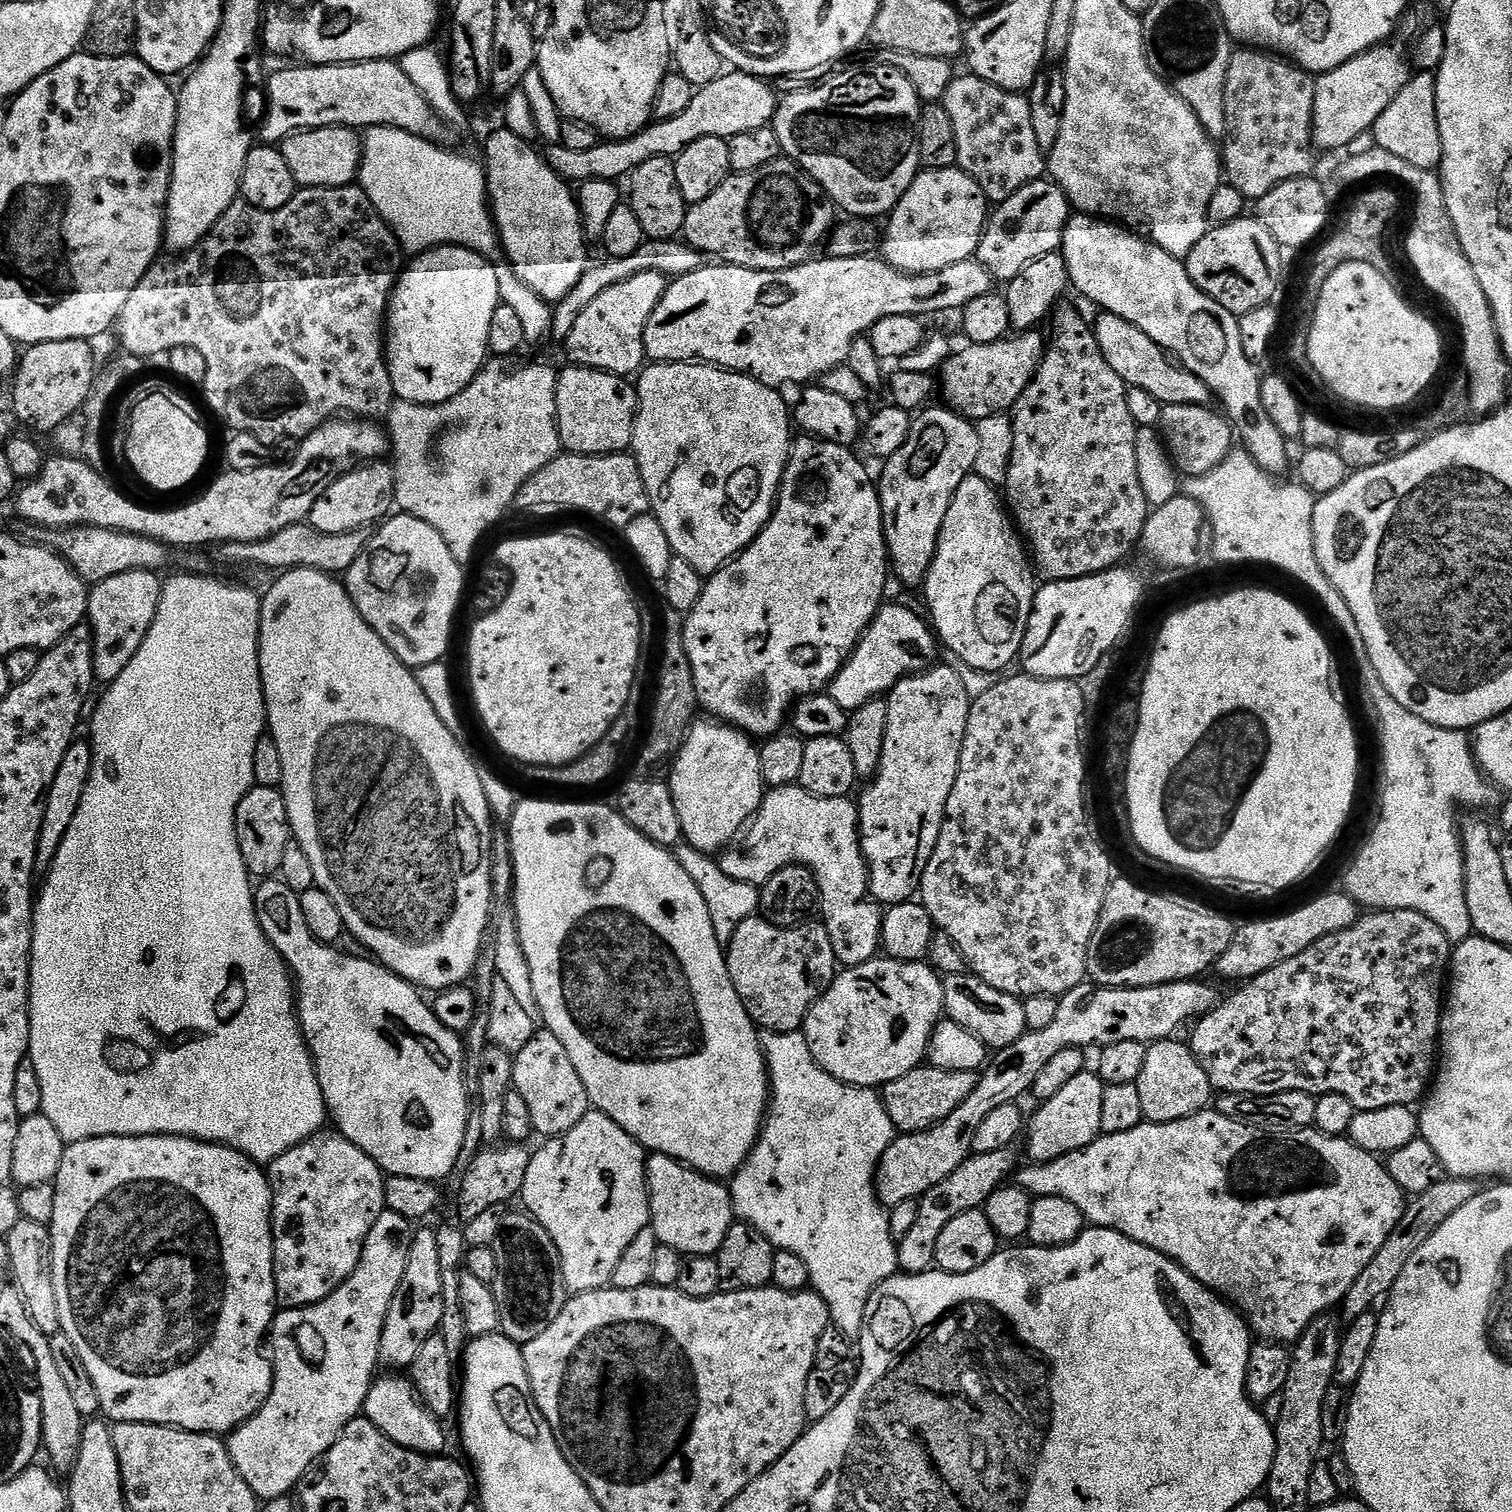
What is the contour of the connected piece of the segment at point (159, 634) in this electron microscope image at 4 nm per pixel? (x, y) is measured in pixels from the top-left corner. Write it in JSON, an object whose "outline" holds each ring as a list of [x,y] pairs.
{"outline":[[[191,574],[191,575],[192,575],[192,576],[176,576],[176,577],[174,577],[174,578],[173,578],[173,580],[167,580],[167,579],[165,579],[165,580],[164,580],[164,581],[163,581],[163,584],[162,584],[162,587],[161,587],[161,590],[160,590],[160,601],[159,601],[159,602],[158,602],[158,614],[157,614],[157,615],[156,615],[156,617],[155,617],[155,618],[154,618],[154,622],[153,622],[153,623],[152,623],[152,625],[151,625],[151,626],[150,626],[150,630],[149,630],[149,631],[148,631],[148,633],[147,633],[147,634],[146,634],[146,638],[145,638],[145,639],[144,639],[144,641],[143,641],[143,642],[142,642],[142,646],[141,646],[141,647],[140,647],[140,649],[139,649],[139,650],[138,650],[138,654],[134,654],[134,658],[133,658],[133,659],[132,659],[132,661],[131,661],[131,662],[130,662],[130,666],[126,666],[126,670],[122,670],[122,674],[118,674],[118,678],[117,678],[117,679],[116,679],[116,680],[115,680],[115,682],[113,682],[113,683],[112,683],[112,684],[110,684],[110,685],[107,685],[107,687],[105,687],[105,688],[104,688],[104,689],[103,689],[103,691],[104,691],[104,697],[102,697],[102,698],[101,698],[101,700],[100,700],[100,701],[98,701],[98,702],[97,702],[97,704],[96,704],[96,713],[94,713],[94,714],[93,714],[93,716],[92,716],[92,736],[91,736],[91,735],[90,735],[90,743],[91,743],[91,746],[92,746],[92,769],[91,769],[91,770],[90,770],[90,778],[89,778],[89,779],[88,779],[88,781],[87,781],[87,782],[86,782],[86,794],[82,794],[82,803],[80,803],[80,805],[79,805],[79,806],[78,806],[78,814],[74,814],[74,822],[70,822],[70,830],[66,830],[66,838],[62,838],[62,846],[58,846],[58,854],[57,854],[57,855],[56,855],[56,857],[55,857],[55,858],[54,858],[54,862],[53,862],[53,863],[52,863],[52,864],[51,864],[51,866],[50,866],[50,867],[49,867],[49,868],[48,868],[48,869],[47,869],[47,872],[48,872],[48,877],[46,877],[46,878],[45,878],[45,880],[44,880],[44,889],[42,889],[42,890],[41,890],[41,892],[40,892],[40,889],[39,889],[39,892],[38,892],[38,895],[37,895],[37,896],[36,896],[36,897],[35,897],[35,900],[34,900],[34,911],[33,911],[33,913],[32,913],[32,969],[31,969],[31,970],[30,970],[30,978],[29,978],[29,979],[28,979],[28,1017],[29,1017],[29,1018],[30,1018],[30,1042],[29,1042],[29,1043],[28,1043],[28,1056],[29,1056],[29,1057],[30,1057],[30,1059],[31,1059],[31,1062],[32,1062],[32,1065],[33,1065],[33,1066],[34,1066],[34,1070],[38,1070],[38,1082],[42,1082],[42,1106],[43,1106],[43,1107],[44,1107],[44,1110],[43,1110],[43,1113],[42,1113],[42,1114],[43,1114],[43,1115],[44,1115],[44,1116],[45,1116],[45,1117],[46,1117],[46,1118],[50,1118],[50,1122],[54,1122],[54,1127],[55,1127],[55,1128],[56,1128],[56,1129],[57,1129],[57,1130],[58,1130],[58,1134],[62,1134],[62,1138],[63,1138],[63,1139],[64,1139],[64,1140],[65,1140],[65,1142],[67,1142],[67,1143],[68,1143],[68,1144],[73,1144],[73,1143],[74,1143],[74,1142],[78,1142],[78,1141],[79,1141],[79,1140],[89,1140],[89,1139],[90,1139],[90,1138],[98,1138],[98,1137],[99,1137],[99,1136],[185,1136],[185,1137],[186,1137],[186,1138],[190,1138],[190,1139],[191,1139],[191,1140],[205,1140],[205,1141],[206,1141],[206,1142],[210,1142],[210,1143],[211,1143],[211,1144],[223,1144],[223,1145],[224,1145],[224,1147],[225,1147],[225,1148],[233,1148],[233,1149],[234,1149],[234,1150],[238,1150],[238,1151],[239,1151],[239,1152],[244,1152],[244,1153],[246,1153],[246,1155],[247,1155],[247,1156],[249,1156],[249,1158],[251,1158],[251,1159],[252,1159],[252,1160],[254,1160],[254,1161],[256,1161],[256,1163],[257,1163],[257,1164],[259,1164],[259,1165],[261,1165],[261,1166],[267,1166],[267,1165],[269,1165],[269,1164],[271,1164],[271,1163],[272,1163],[272,1161],[273,1161],[273,1160],[277,1160],[277,1158],[279,1158],[279,1156],[281,1156],[281,1155],[282,1155],[282,1154],[286,1154],[286,1150],[290,1150],[290,1149],[291,1149],[291,1148],[293,1148],[293,1147],[294,1147],[294,1146],[298,1146],[298,1145],[299,1145],[299,1144],[300,1144],[300,1143],[301,1143],[301,1142],[302,1142],[302,1141],[303,1141],[303,1140],[309,1140],[309,1138],[310,1138],[310,1137],[311,1137],[311,1136],[313,1136],[313,1134],[315,1134],[315,1132],[319,1132],[319,1131],[321,1131],[321,1129],[323,1129],[323,1128],[324,1128],[324,1127],[325,1127],[325,1124],[326,1124],[326,1109],[325,1109],[325,1106],[324,1106],[324,1095],[323,1095],[323,1094],[322,1094],[322,1086],[318,1086],[318,1078],[317,1078],[317,1077],[316,1077],[316,1068],[315,1068],[315,1066],[314,1066],[314,1065],[313,1065],[313,1064],[312,1064],[312,1056],[311,1056],[311,1054],[310,1054],[310,1053],[308,1053],[308,1044],[307,1044],[307,1043],[306,1043],[306,1042],[305,1042],[305,1041],[304,1041],[304,1032],[303,1032],[303,1031],[302,1031],[302,1029],[301,1029],[301,1028],[300,1028],[300,1018],[299,1018],[299,1016],[297,1016],[297,1015],[296,1015],[296,994],[295,994],[295,991],[294,991],[294,977],[293,977],[293,975],[292,975],[292,973],[291,973],[291,972],[289,972],[289,970],[288,970],[288,965],[287,965],[287,964],[285,964],[285,962],[284,962],[284,959],[282,959],[282,958],[281,958],[281,957],[280,957],[280,955],[279,955],[279,954],[278,954],[278,950],[274,950],[274,946],[273,946],[273,945],[272,945],[272,943],[271,943],[271,942],[269,942],[269,941],[268,941],[268,939],[267,939],[267,938],[266,938],[266,934],[265,934],[265,933],[264,933],[264,931],[263,931],[263,930],[262,930],[262,929],[260,929],[260,923],[259,923],[259,922],[258,922],[258,914],[257,914],[257,913],[256,913],[256,897],[255,897],[255,895],[254,895],[254,884],[253,884],[253,881],[252,881],[252,880],[251,880],[251,879],[250,879],[250,877],[249,877],[249,875],[248,875],[248,868],[247,868],[247,866],[245,866],[245,864],[244,864],[244,863],[243,863],[243,862],[242,862],[242,850],[238,850],[238,834],[237,834],[237,833],[236,833],[236,811],[237,811],[237,810],[238,810],[238,802],[242,802],[242,798],[243,798],[243,797],[244,797],[244,796],[245,796],[245,794],[246,794],[246,793],[247,793],[247,792],[249,792],[249,791],[250,791],[250,789],[252,789],[252,788],[253,788],[253,786],[254,786],[254,785],[255,785],[255,783],[256,783],[256,779],[255,779],[255,778],[254,778],[254,750],[255,750],[255,749],[256,749],[256,748],[257,748],[257,746],[258,746],[258,742],[259,742],[259,741],[260,741],[260,739],[261,739],[261,738],[262,738],[262,737],[264,737],[264,735],[266,735],[266,725],[267,725],[267,723],[268,723],[268,711],[267,711],[267,710],[266,710],[266,706],[265,706],[265,705],[264,705],[264,687],[263,687],[263,686],[262,686],[262,678],[261,678],[261,677],[260,677],[260,602],[261,602],[261,597],[260,597],[260,596],[259,596],[259,595],[257,595],[257,596],[255,596],[255,594],[254,594],[254,593],[252,593],[252,592],[251,592],[251,590],[250,590],[250,589],[248,589],[248,588],[239,588],[239,586],[238,586],[238,585],[236,585],[236,584],[223,584],[223,582],[222,582],[222,581],[220,581],[220,580],[211,580],[211,578],[210,578],[210,577],[211,577],[211,575],[208,575],[208,574]]]}

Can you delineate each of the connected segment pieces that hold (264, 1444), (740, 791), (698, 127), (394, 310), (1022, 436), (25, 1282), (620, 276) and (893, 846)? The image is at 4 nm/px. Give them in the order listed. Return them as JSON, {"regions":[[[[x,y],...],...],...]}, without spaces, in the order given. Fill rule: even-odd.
{"regions":[[[[385,1210],[366,1238],[362,1258],[358,1266],[354,1266],[354,1274],[350,1274],[350,1278],[346,1278],[334,1294],[305,1308],[277,1311],[270,1329],[272,1389],[263,1406],[226,1440],[228,1453],[238,1474],[242,1474],[257,1501],[267,1502],[288,1496],[291,1488],[293,1491],[309,1475],[308,1467],[328,1453],[338,1434],[342,1434],[349,1422],[363,1413],[368,1392],[377,1375],[376,1368],[380,1364],[380,1343],[382,1330],[386,1326],[386,1314],[390,1310],[390,1302],[394,1302],[394,1294],[398,1294],[398,1282],[402,1282],[402,1274],[406,1274],[413,1235],[413,1221],[402,1218],[402,1214]]],[[[700,718],[693,723],[670,765],[671,772],[670,787],[674,794],[674,807],[678,809],[678,818],[682,822],[683,839],[704,853],[716,854],[729,847],[745,831],[764,800],[766,785],[762,778],[760,749],[753,737],[712,718]]],[[[728,70],[706,87],[696,89],[690,106],[682,114],[674,114],[674,118],[649,123],[647,128],[625,140],[597,142],[590,150],[566,150],[564,144],[552,142],[547,145],[546,159],[554,174],[576,186],[585,180],[620,182],[623,176],[631,177],[642,162],[650,162],[650,158],[680,156],[698,138],[727,140],[734,134],[746,134],[746,130],[769,127],[775,121],[777,103],[778,93],[767,79],[752,76],[748,70]]],[[[455,244],[421,252],[413,260],[416,261],[409,268],[407,265],[401,271],[396,287],[392,289],[392,298],[388,301],[388,373],[392,379],[392,391],[399,399],[408,400],[411,404],[442,406],[467,388],[489,359],[490,318],[494,318],[494,310],[502,302],[498,274],[485,257],[469,248],[458,248]]],[[[1069,302],[1056,305],[1050,324],[1056,327],[1056,337],[1051,337],[1044,353],[1044,360],[1036,371],[1036,377],[1022,390],[1022,398],[1012,407],[1010,413],[1014,426],[1014,450],[1010,454],[1008,477],[1003,487],[1006,492],[1006,507],[1023,539],[1026,541],[1027,551],[1030,553],[1031,563],[1038,573],[1039,579],[1044,582],[1053,580],[1077,580],[1093,576],[1099,572],[1108,572],[1111,568],[1123,565],[1124,560],[1140,542],[1140,535],[1148,521],[1150,506],[1146,502],[1146,494],[1142,491],[1142,481],[1138,479],[1138,458],[1134,455],[1136,433],[1138,431],[1134,418],[1130,418],[1130,409],[1126,407],[1126,387],[1122,378],[1114,372],[1113,367],[1103,357],[1099,349],[1098,338],[1093,332],[1093,325],[1084,321],[1084,316]]],[[[20,1219],[6,1238],[10,1246],[10,1263],[14,1265],[14,1278],[24,1299],[24,1309],[29,1318],[49,1338],[60,1331],[58,1294],[54,1294],[52,1273],[52,1229],[49,1225]]],[[[679,239],[648,240],[638,251],[630,254],[630,258],[604,258],[601,264],[593,263],[584,271],[582,278],[578,278],[574,290],[570,290],[570,294],[566,294],[566,298],[562,298],[559,304],[555,305],[552,314],[551,339],[567,341],[570,330],[574,330],[574,322],[578,322],[578,314],[582,314],[582,310],[586,310],[586,306],[590,306],[590,302],[594,302],[598,294],[602,294],[602,290],[610,290],[610,286],[618,286],[618,282],[626,282],[626,278],[634,278],[634,274],[661,272],[663,276],[675,278],[703,268],[705,264],[705,257],[701,253]]],[[[933,666],[923,672],[899,680],[886,699],[890,718],[886,718],[886,738],[882,746],[882,762],[868,789],[858,796],[860,810],[860,849],[868,864],[868,891],[881,906],[909,903],[919,893],[926,862],[934,854],[938,834],[942,830],[946,802],[958,774],[962,742],[966,738],[966,718],[970,718],[973,700],[962,686],[962,678],[951,666]]]]}

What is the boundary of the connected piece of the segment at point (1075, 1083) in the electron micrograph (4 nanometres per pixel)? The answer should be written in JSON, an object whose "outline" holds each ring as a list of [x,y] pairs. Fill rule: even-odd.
{"outline":[[[1085,1070],[1078,1074],[1054,1098],[1043,1101],[1026,1124],[1026,1140],[1028,1136],[1028,1160],[1037,1164],[1045,1164],[1054,1158],[1062,1158],[1066,1154],[1074,1154],[1086,1146],[1090,1146],[1102,1134],[1102,1094],[1105,1083],[1095,1071]]]}

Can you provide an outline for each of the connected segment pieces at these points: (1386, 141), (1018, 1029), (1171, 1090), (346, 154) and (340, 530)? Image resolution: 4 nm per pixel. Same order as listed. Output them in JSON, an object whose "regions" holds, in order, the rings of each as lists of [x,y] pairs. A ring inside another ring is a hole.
{"regions":[[[[1417,71],[1411,80],[1402,86],[1402,94],[1382,110],[1382,118],[1373,126],[1371,139],[1374,138],[1375,147],[1386,150],[1396,157],[1402,158],[1402,162],[1410,162],[1410,166],[1418,166],[1422,170],[1439,169],[1444,160],[1444,151],[1442,150],[1442,134],[1438,130],[1438,98],[1436,97],[1436,78],[1431,71]]],[[[956,975],[943,977],[944,1011],[947,1019],[958,1022],[958,1026],[970,1030],[970,1034],[982,1038],[982,1042],[992,1050],[1010,1046],[1010,1042],[1018,1042],[1018,1038],[1022,1038],[1022,1034],[1028,1031],[1026,1010],[1021,997],[1002,994],[1002,990],[994,990],[994,986],[982,982],[982,978],[977,976]]],[[[1180,1038],[1157,1040],[1148,1045],[1146,1062],[1136,1085],[1142,1101],[1142,1114],[1150,1124],[1169,1124],[1190,1118],[1205,1111],[1214,1100],[1214,1089],[1210,1078],[1206,1078],[1206,1070],[1202,1070],[1191,1047],[1185,1041],[1183,1044]]],[[[309,128],[293,132],[279,145],[300,188],[337,188],[353,183],[360,171],[362,140],[351,128]]],[[[368,462],[354,471],[339,476],[314,502],[310,522],[322,534],[346,534],[350,530],[368,528],[383,521],[393,511],[396,473],[391,463]],[[392,508],[392,509],[391,509]],[[376,520],[376,521],[375,521]],[[373,523],[373,524],[372,524]]]]}

